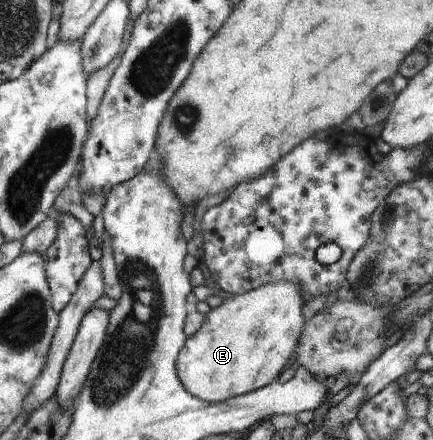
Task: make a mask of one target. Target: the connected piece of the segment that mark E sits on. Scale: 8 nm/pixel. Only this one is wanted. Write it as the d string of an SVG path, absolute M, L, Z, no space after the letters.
M273 281L248 293L233 296L208 311L201 329L186 338L185 347L176 358L176 375L184 389L206 403L224 403L232 397L252 393L278 380L280 373L292 364L292 355L296 353L302 335L305 301L296 281Z

